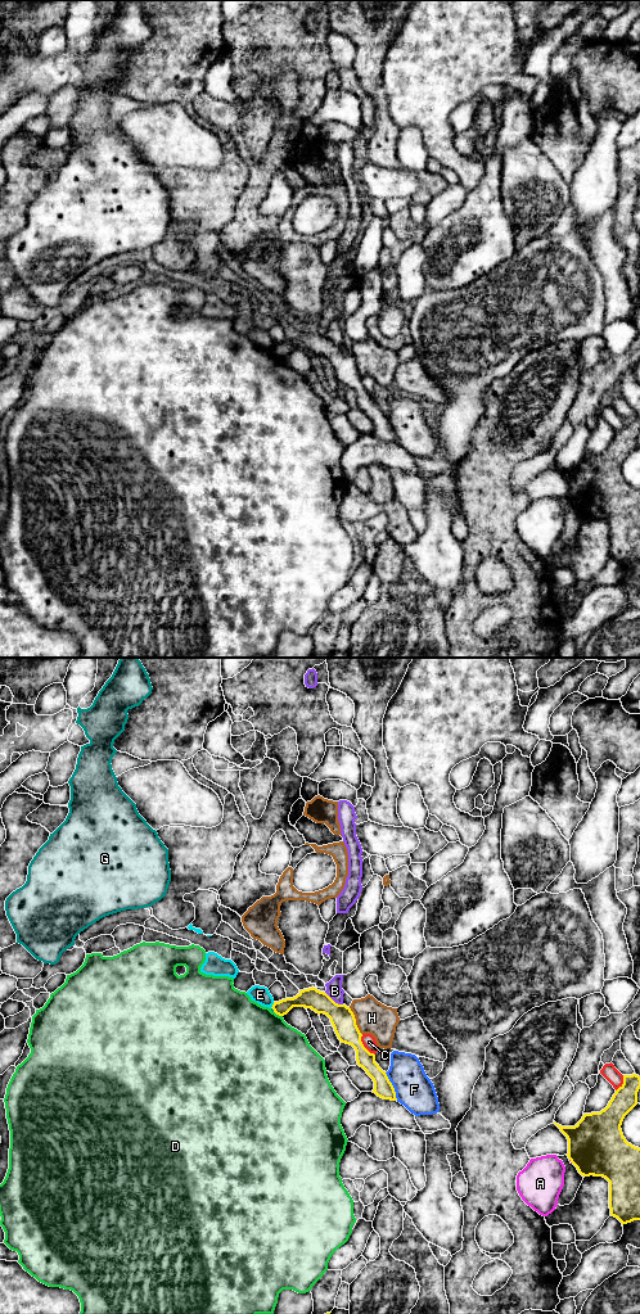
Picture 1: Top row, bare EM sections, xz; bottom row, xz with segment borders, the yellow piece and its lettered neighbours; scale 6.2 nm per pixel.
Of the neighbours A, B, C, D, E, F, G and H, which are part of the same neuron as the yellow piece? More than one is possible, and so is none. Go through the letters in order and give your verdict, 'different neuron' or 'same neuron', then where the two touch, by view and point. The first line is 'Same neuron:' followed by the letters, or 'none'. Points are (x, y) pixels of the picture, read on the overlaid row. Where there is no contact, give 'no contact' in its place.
Same neuron: none
A: different neuron; meets yellow in xz at (571, 1161)
B: different neuron; meets yellow in xz at (333, 1001)
C: different neuron; meets yellow in xz at (363, 1046)
D: different neuron; meets yellow in xz at (278, 1014)
E: different neuron; meets yellow in xz at (273, 1005)
F: different neuron; meets yellow in xz at (392, 1087)
G: different neuron; meets yellow in xz at (273, 1008)
H: different neuron; meets yellow in xz at (355, 1021)

